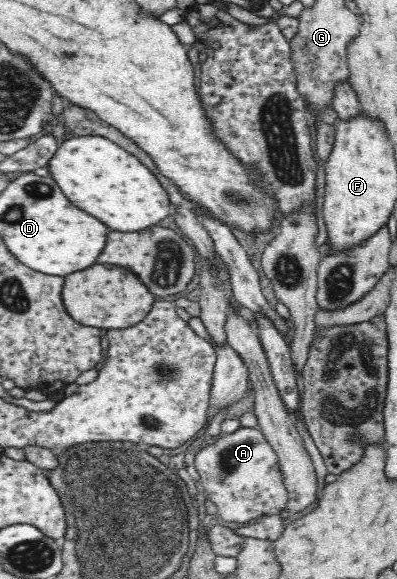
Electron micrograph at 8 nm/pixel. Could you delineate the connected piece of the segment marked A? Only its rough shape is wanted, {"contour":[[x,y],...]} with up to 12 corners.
{"contour":[[260,430],[200,449],[197,486],[223,520],[280,514],[289,495]]}

